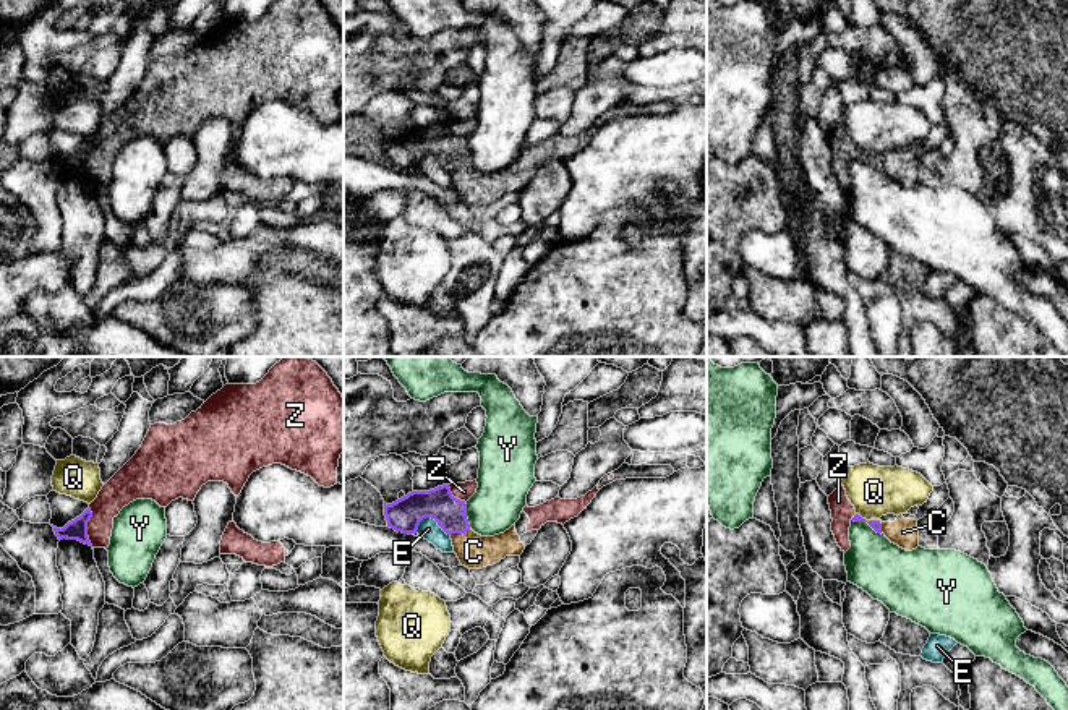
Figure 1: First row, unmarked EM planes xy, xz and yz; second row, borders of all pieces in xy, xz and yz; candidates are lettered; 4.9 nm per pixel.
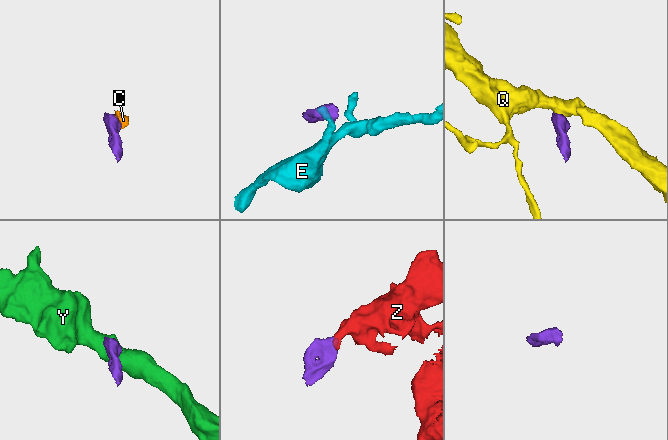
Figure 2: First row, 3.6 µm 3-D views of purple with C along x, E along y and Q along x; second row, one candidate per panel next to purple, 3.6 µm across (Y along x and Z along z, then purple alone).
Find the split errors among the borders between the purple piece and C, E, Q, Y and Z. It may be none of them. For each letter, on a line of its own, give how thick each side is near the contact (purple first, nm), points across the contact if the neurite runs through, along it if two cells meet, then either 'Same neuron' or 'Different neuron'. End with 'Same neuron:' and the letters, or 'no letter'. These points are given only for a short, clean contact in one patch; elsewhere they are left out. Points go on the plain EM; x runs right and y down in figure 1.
C: Thickness 50 nm (purple) against 140 nm. Path across: yz (875, 161), (880, 161), (895, 169), (903, 169). Same neuron
E: Thickness 160 nm (purple) against 100 nm. Boundary: xz (415, 167), (423, 156), (431, 154), (449, 172). Different neuron
Q: Thickness 50 nm (purple) against 260 nm. Boundary: yz (856, 149), (866, 158). Different neuron
Y: Thickness 50 nm (purple) against 280 nm. Boundary: yz (851, 156), (867, 159), (882, 172). Different neuron
Z: Thickness 100 nm (purple) against 160 nm. Path across: xy (76, 166), (86, 164), (120, 127). Same neuron
Same neuron: C, Z

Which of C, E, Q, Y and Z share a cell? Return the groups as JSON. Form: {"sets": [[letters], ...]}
{"sets": [["C", "Z"], ["E"], ["Q"], ["Y"]]}

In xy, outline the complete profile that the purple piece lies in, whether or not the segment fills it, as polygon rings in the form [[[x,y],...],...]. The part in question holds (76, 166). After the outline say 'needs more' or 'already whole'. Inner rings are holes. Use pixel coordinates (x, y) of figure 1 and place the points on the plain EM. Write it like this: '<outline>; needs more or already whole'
[[[276,0],[256,21],[225,21],[196,49],[173,62],[151,62],[136,91],[102,123],[89,144],[63,165],[53,164],[58,177],[78,177],[92,185],[109,185],[113,156],[136,136],[152,136],[160,144],[183,135],[194,138],[207,118],[224,118],[238,133],[250,112],[263,104],[282,101],[311,113],[319,123],[337,122],[337,104],[344,89],[344,32],[318,0]]]; needs more

